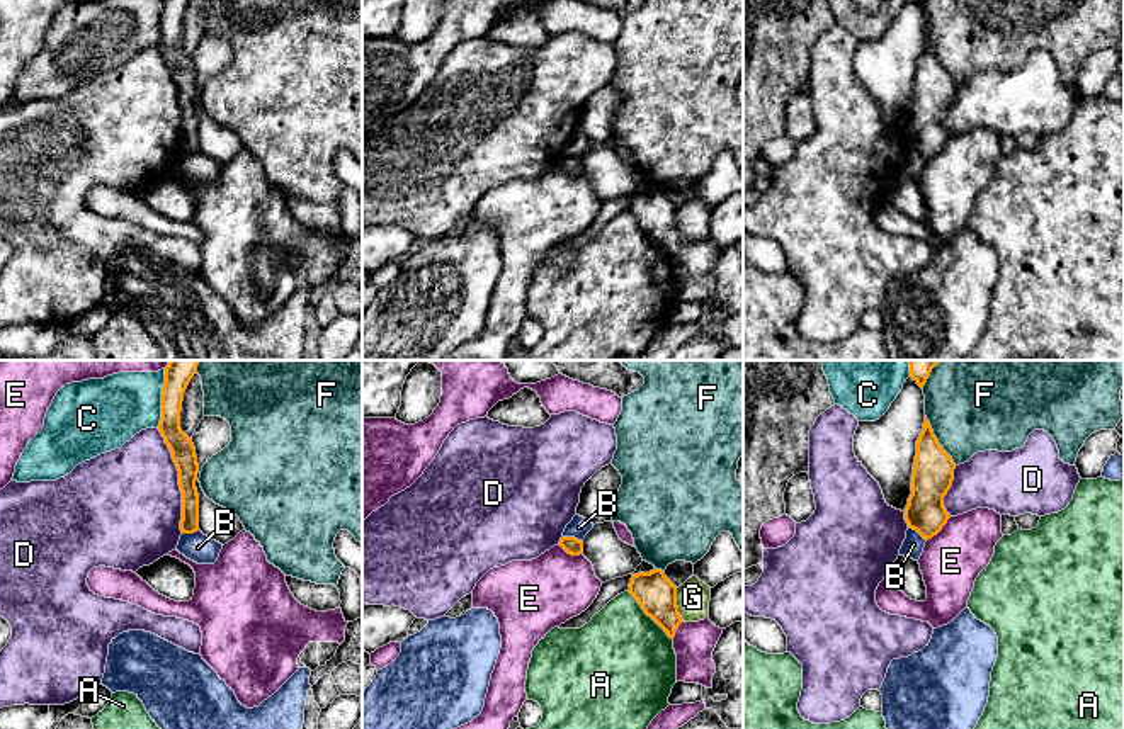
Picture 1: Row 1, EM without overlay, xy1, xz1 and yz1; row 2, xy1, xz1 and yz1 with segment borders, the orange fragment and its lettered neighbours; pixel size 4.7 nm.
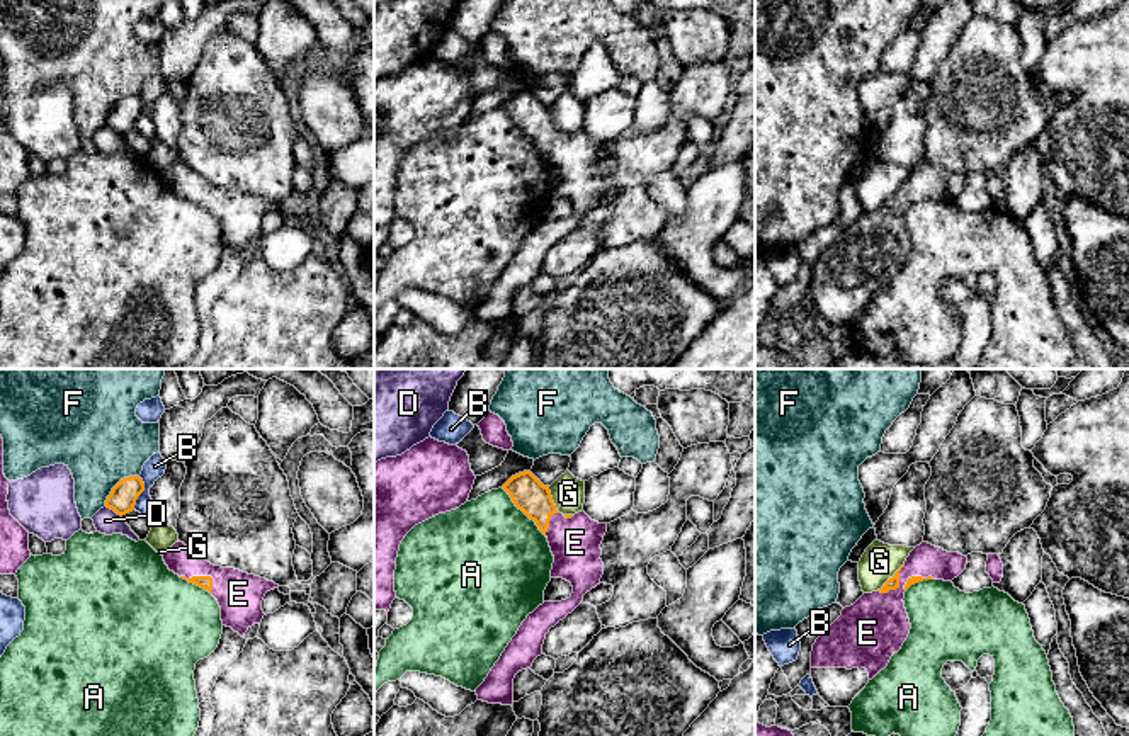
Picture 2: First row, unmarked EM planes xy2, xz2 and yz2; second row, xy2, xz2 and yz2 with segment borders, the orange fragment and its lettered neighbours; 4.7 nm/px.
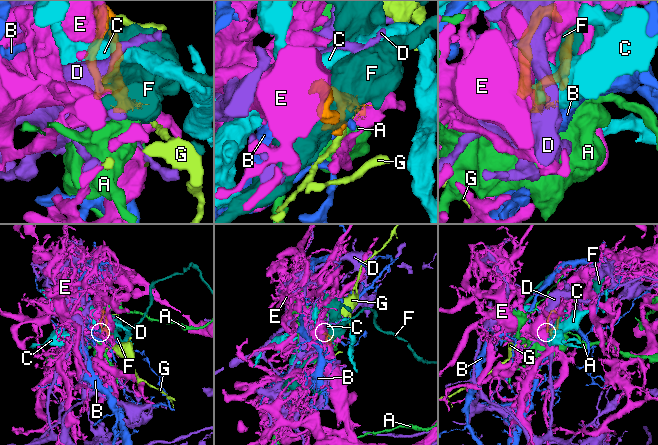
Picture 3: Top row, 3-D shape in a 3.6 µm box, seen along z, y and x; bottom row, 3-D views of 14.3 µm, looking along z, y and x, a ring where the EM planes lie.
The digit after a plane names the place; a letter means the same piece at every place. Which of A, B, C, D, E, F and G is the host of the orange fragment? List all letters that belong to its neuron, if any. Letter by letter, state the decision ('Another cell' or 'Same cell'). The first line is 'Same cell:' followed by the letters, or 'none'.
Same cell: E
A: Another cell
B: Another cell
C: Another cell
D: Another cell
E: Same cell
F: Another cell
G: Another cell

